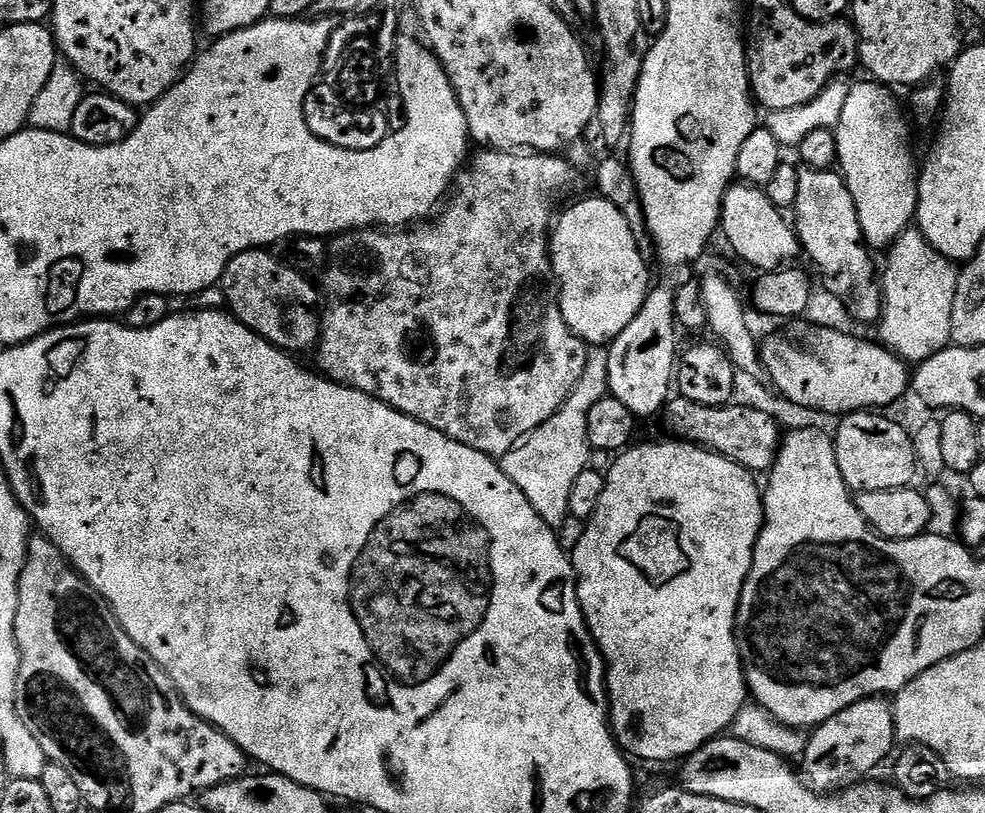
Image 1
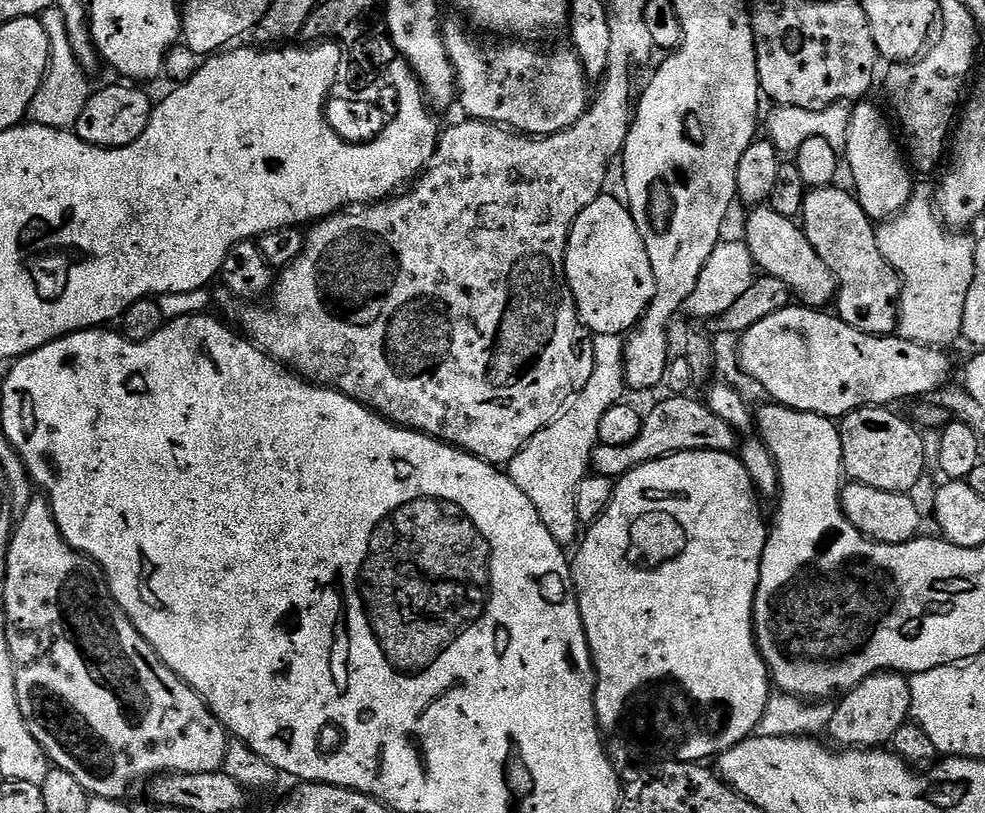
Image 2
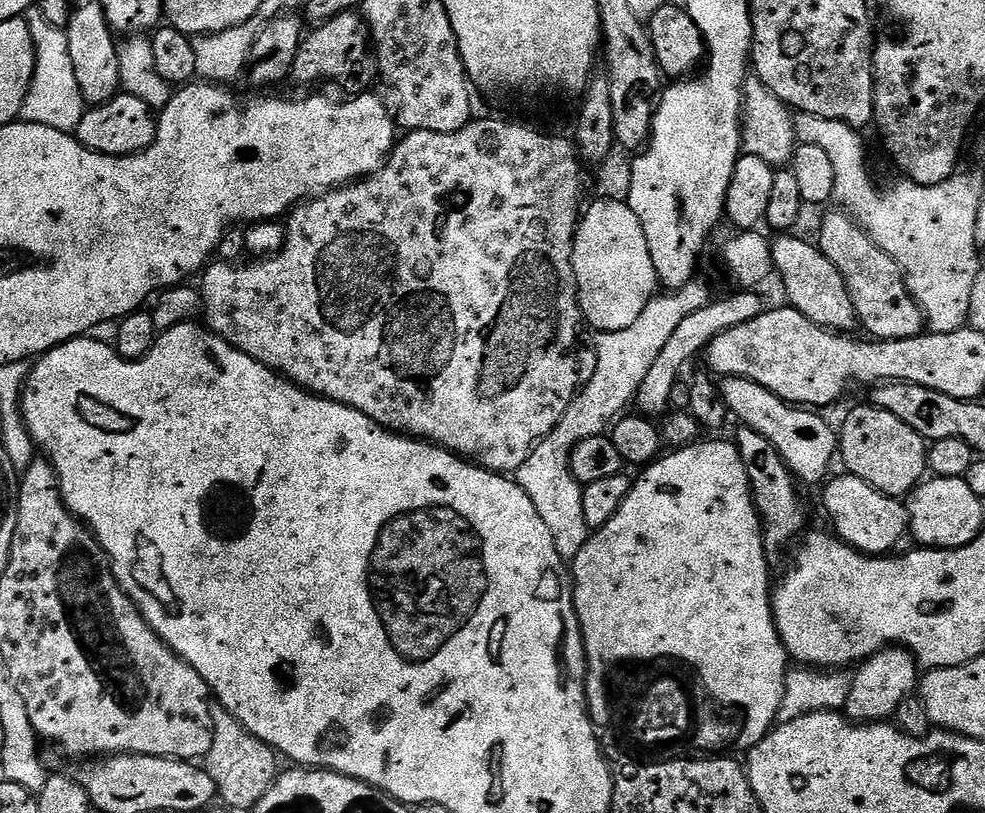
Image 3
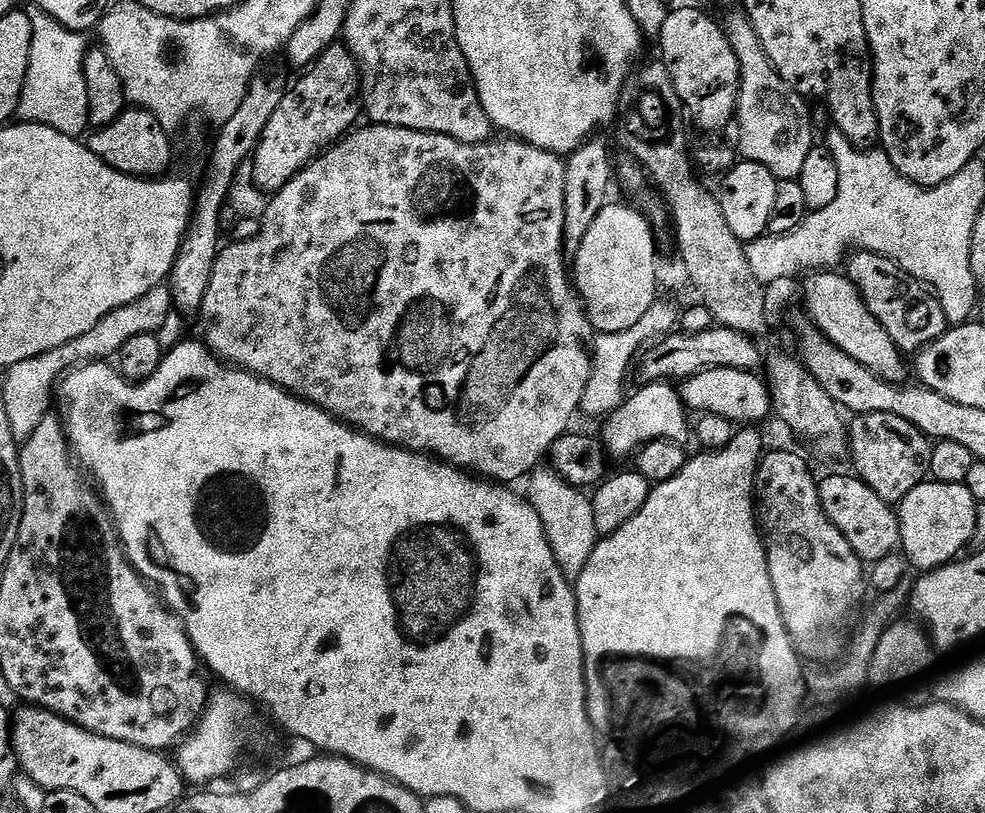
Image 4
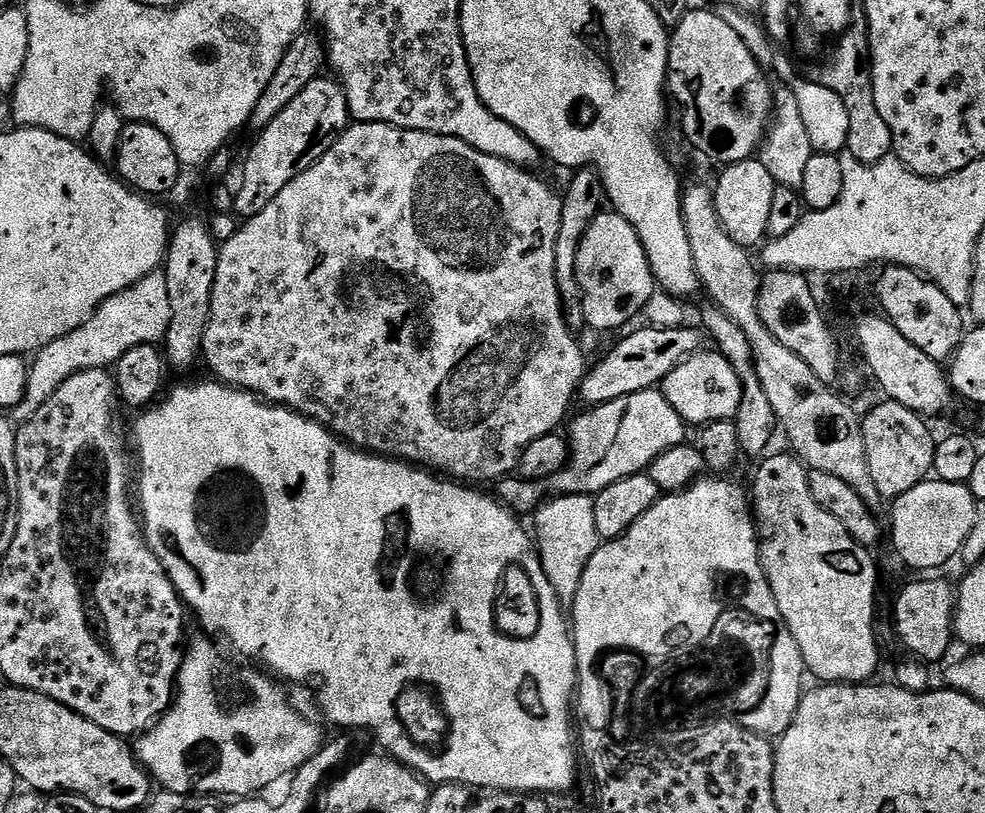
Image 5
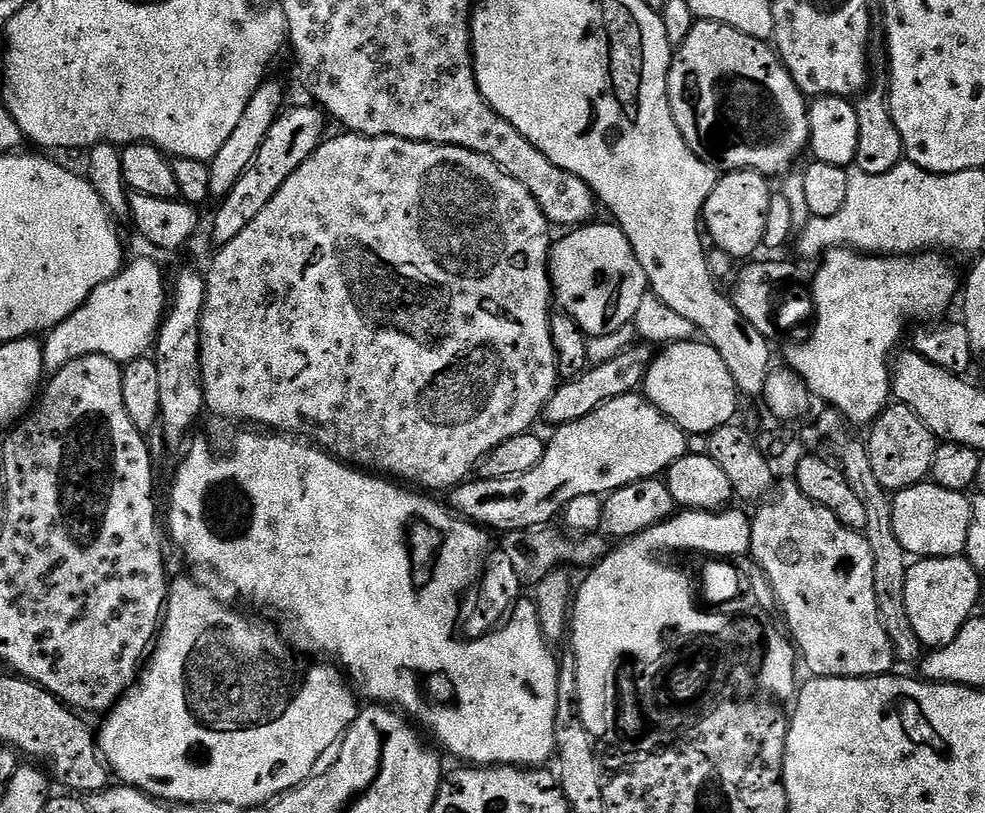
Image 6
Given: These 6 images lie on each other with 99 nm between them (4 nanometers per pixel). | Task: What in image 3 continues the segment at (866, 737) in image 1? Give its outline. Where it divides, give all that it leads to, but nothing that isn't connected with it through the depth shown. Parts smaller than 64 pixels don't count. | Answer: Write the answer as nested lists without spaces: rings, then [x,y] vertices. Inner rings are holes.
[[[889,646],[882,652],[876,652],[868,660],[863,661],[855,669],[852,676],[852,685],[850,686],[850,698],[846,702],[843,711],[849,720],[862,724],[875,724],[877,722],[888,722],[895,717],[898,706],[907,696],[913,695],[918,688],[918,665],[916,657],[906,648],[899,646]]]

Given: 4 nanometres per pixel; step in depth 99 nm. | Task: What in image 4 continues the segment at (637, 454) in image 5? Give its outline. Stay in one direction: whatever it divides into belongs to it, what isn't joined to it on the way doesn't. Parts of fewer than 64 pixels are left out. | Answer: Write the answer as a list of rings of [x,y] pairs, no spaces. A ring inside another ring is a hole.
[[[671,383],[644,384],[633,396],[631,393],[624,403],[603,421],[603,447],[609,457],[631,457],[642,445],[655,440],[672,440],[676,444],[684,444],[687,436],[690,436],[690,420],[688,424],[687,415],[689,416],[689,413],[680,400],[680,393]]]

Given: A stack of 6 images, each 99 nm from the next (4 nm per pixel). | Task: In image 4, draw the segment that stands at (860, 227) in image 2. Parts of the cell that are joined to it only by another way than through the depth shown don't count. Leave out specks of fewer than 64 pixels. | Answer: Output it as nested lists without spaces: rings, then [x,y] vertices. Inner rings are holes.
[[[863,250],[853,251],[846,260],[846,275],[856,285],[870,314],[874,314],[878,322],[882,322],[882,330],[886,330],[886,334],[894,338],[901,352],[915,354],[930,342],[942,338],[942,334],[948,331],[950,325],[936,293],[931,288],[924,287],[913,276],[905,274],[888,257]]]

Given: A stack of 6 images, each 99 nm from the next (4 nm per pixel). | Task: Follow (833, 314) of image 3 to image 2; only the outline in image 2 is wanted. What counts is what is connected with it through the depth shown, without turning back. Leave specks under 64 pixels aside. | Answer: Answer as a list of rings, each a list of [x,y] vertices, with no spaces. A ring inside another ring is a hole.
[[[756,206],[751,209],[744,224],[742,239],[747,244],[757,269],[765,276],[773,276],[778,282],[786,282],[789,293],[796,296],[801,305],[823,309],[835,301],[838,291],[832,272],[818,258],[814,246],[806,238],[803,227],[795,219],[778,214],[772,207]]]

